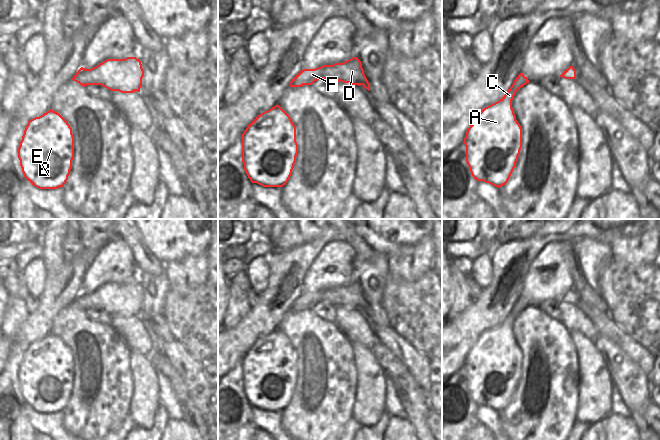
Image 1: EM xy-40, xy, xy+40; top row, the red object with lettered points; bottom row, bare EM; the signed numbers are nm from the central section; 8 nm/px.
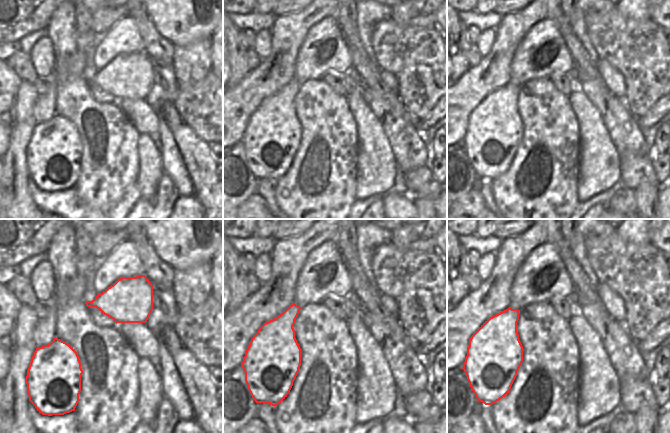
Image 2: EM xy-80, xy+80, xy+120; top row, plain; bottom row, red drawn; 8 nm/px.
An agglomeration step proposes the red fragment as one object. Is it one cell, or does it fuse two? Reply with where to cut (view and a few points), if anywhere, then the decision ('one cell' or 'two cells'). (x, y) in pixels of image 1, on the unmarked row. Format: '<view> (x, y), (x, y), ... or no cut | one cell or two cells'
no cut | one cell

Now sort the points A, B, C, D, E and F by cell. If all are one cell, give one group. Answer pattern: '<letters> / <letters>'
A B C D E F

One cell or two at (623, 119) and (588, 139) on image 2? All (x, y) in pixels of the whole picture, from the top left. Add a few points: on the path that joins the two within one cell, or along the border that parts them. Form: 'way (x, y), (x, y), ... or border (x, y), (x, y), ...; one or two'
border (596, 108), (617, 150); two

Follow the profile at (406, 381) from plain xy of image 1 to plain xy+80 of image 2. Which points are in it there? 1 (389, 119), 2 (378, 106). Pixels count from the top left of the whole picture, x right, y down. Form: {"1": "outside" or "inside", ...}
{"1": "inside", "2": "inside"}

